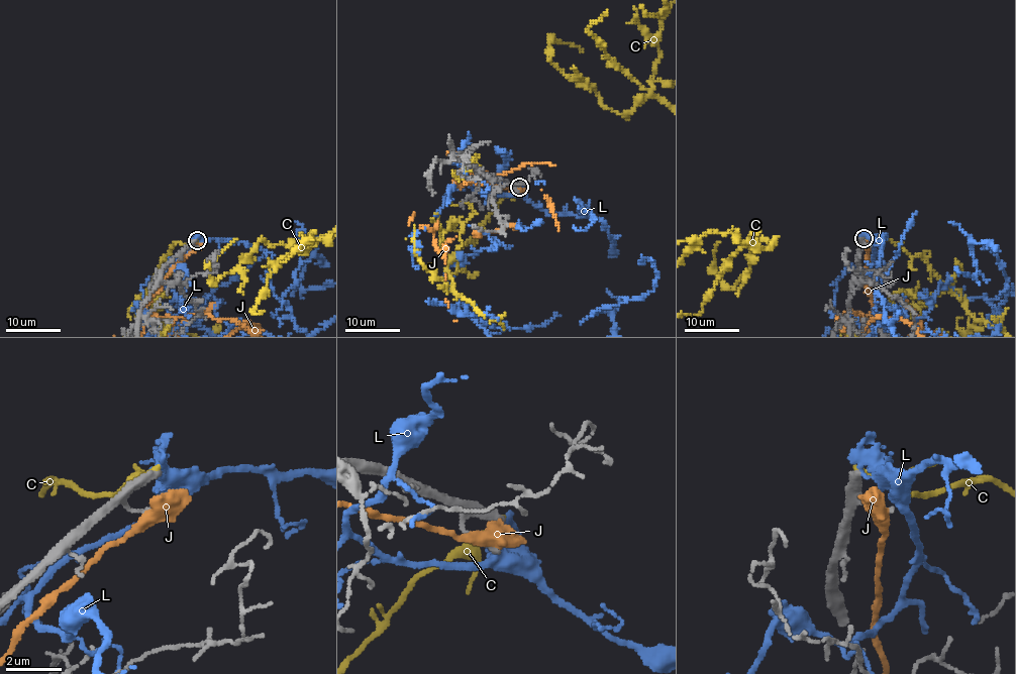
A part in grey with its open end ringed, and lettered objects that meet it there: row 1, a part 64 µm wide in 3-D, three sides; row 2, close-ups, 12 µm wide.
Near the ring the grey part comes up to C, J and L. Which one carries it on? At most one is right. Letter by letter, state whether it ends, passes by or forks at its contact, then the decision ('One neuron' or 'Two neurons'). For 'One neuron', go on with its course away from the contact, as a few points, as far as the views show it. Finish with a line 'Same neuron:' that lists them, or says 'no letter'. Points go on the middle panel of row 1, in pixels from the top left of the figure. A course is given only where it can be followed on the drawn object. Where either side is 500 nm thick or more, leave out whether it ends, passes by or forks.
C: It ends there. Two neurons
J: Two neurons
L: It forks there. Two neurons
Same neuron: no letter

